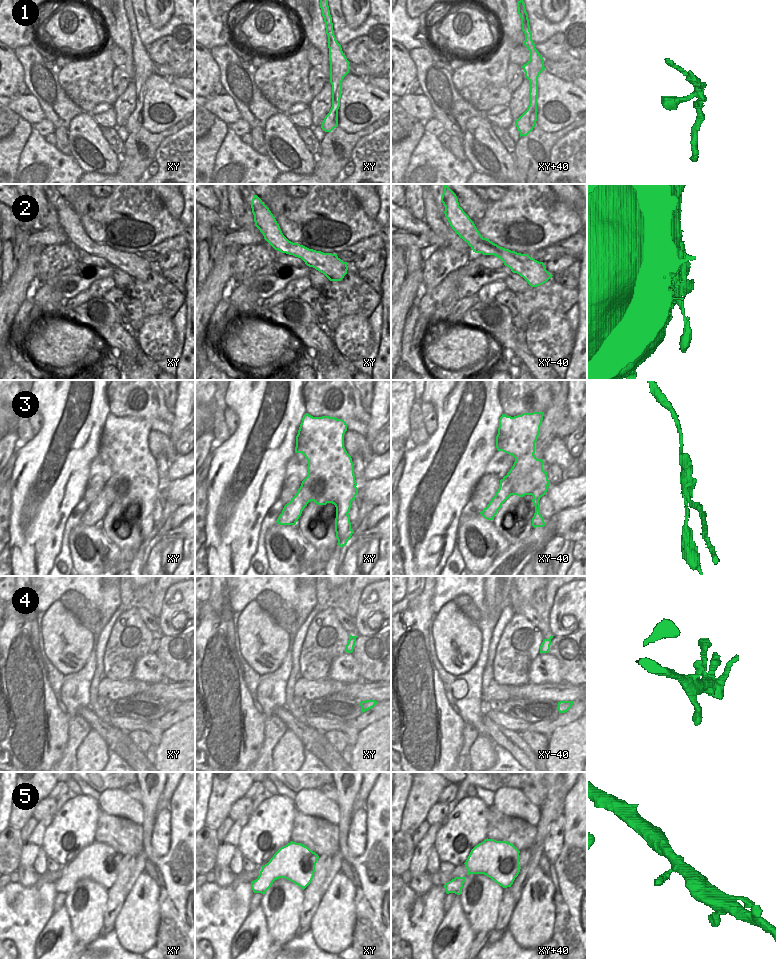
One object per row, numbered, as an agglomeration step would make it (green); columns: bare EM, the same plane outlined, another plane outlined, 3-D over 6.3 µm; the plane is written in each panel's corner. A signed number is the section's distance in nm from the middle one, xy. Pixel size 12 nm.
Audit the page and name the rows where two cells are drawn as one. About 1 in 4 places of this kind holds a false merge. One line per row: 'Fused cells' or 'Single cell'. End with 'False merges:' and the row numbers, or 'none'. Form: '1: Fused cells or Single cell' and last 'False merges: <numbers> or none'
1: Single cell
2: Fused cells
3: Fused cells
4: Single cell
5: Single cell
False merges: 2, 3

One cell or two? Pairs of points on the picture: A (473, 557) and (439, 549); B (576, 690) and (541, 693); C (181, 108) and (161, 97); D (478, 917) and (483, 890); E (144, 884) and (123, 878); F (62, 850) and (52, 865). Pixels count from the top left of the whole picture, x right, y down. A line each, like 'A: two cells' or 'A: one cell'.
A: two cells
B: one cell
C: one cell
D: one cell
E: two cells
F: two cells

